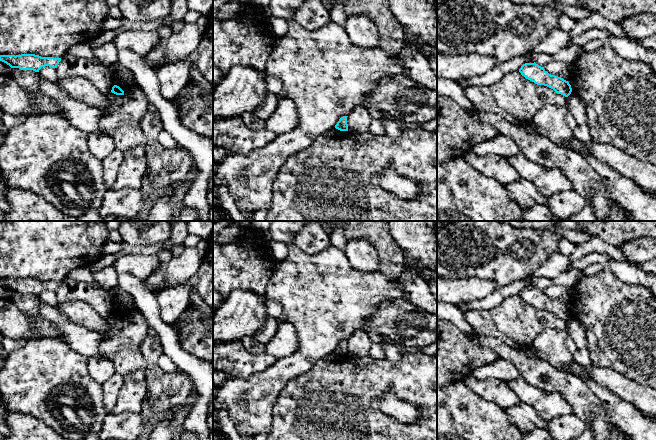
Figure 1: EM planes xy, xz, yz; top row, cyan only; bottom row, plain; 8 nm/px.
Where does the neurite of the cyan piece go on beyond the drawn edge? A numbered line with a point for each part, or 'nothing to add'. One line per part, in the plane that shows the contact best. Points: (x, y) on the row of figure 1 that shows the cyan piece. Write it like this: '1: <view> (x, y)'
nothing to add

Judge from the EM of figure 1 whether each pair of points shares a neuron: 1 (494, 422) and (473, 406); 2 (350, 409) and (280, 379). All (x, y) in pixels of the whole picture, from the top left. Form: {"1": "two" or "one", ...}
{"1": "one", "2": "two"}

